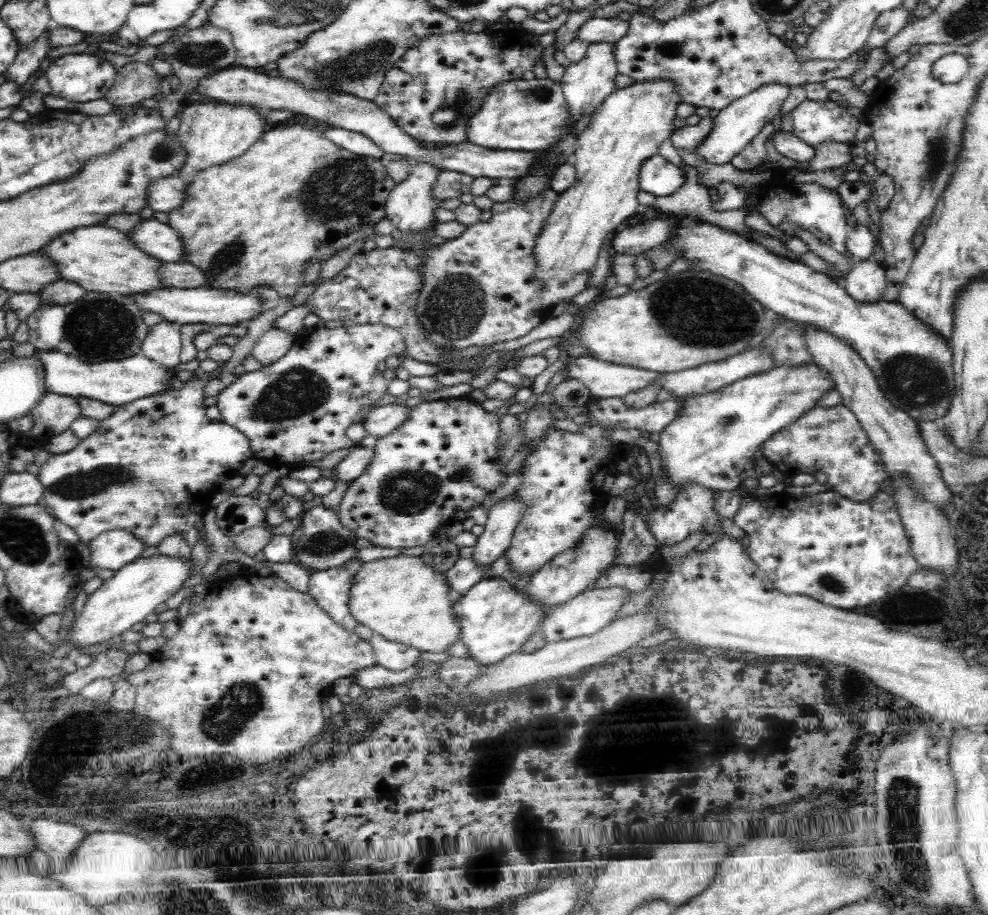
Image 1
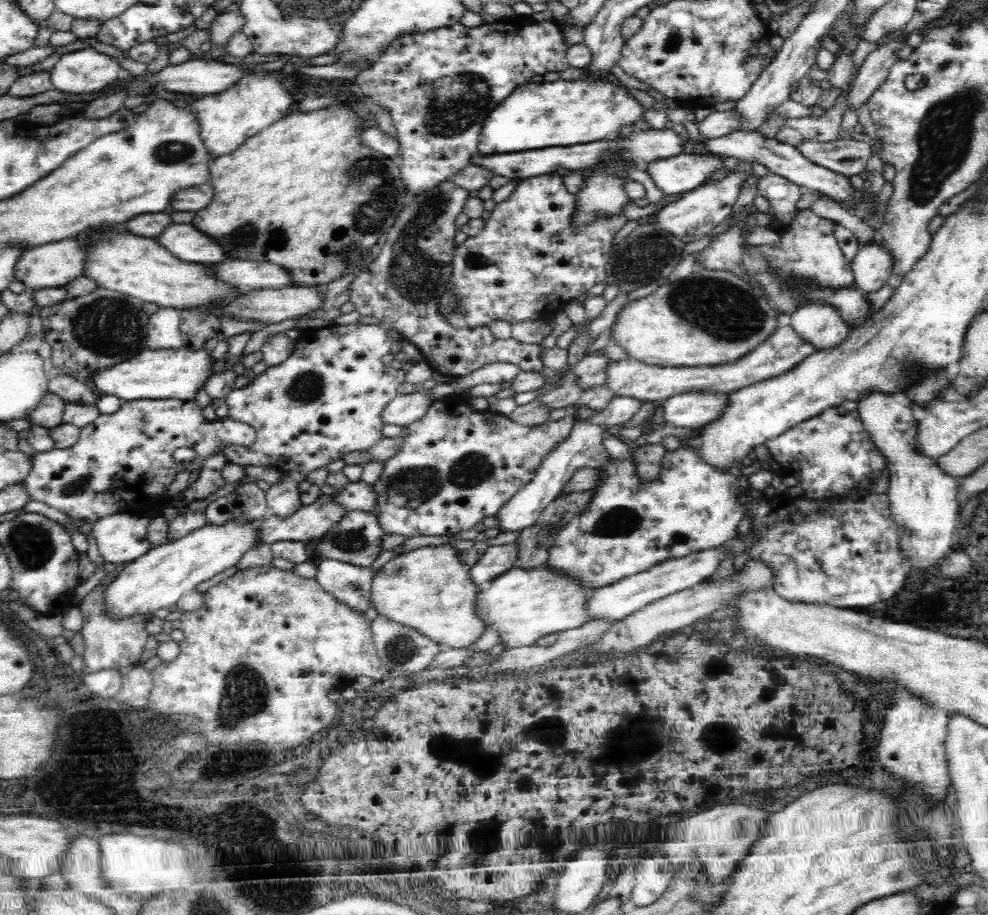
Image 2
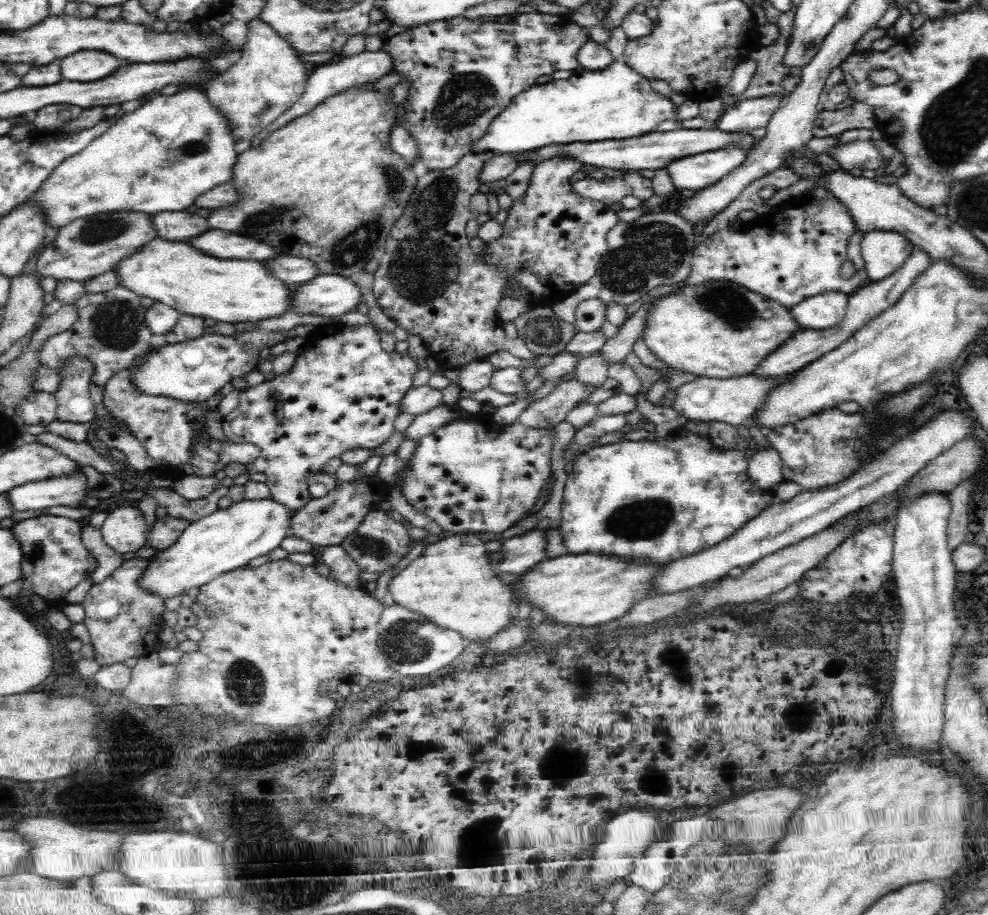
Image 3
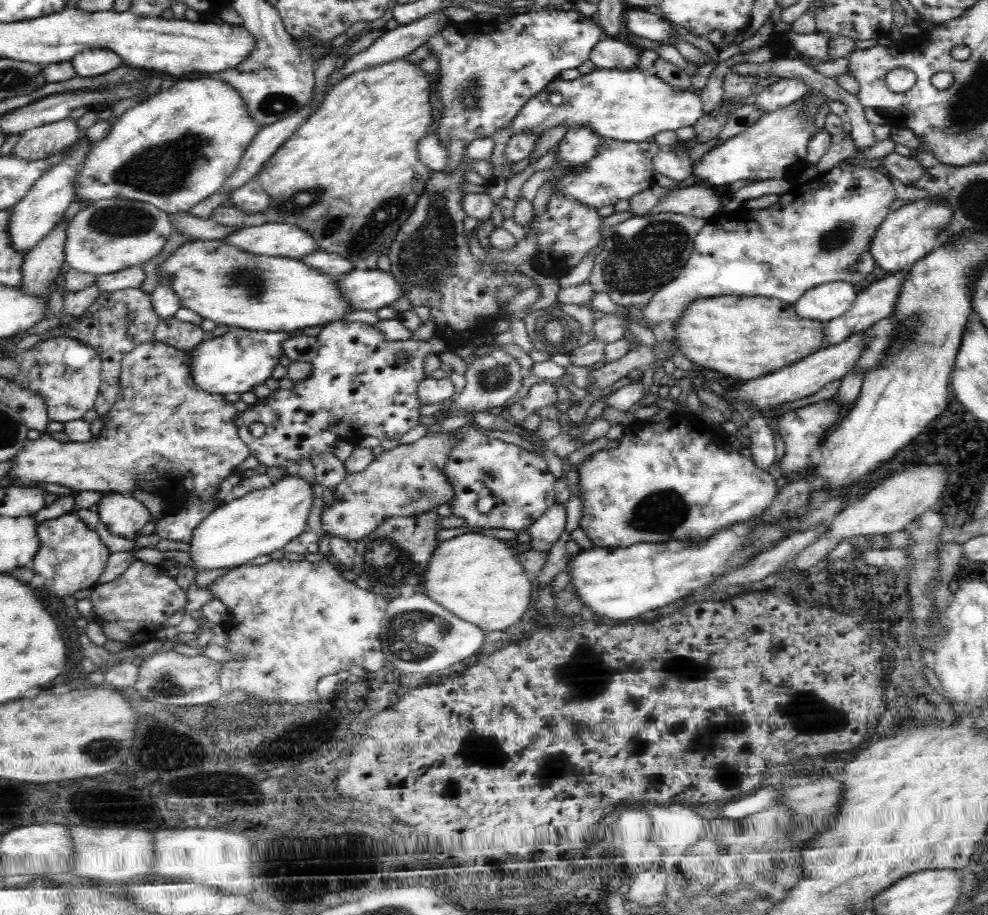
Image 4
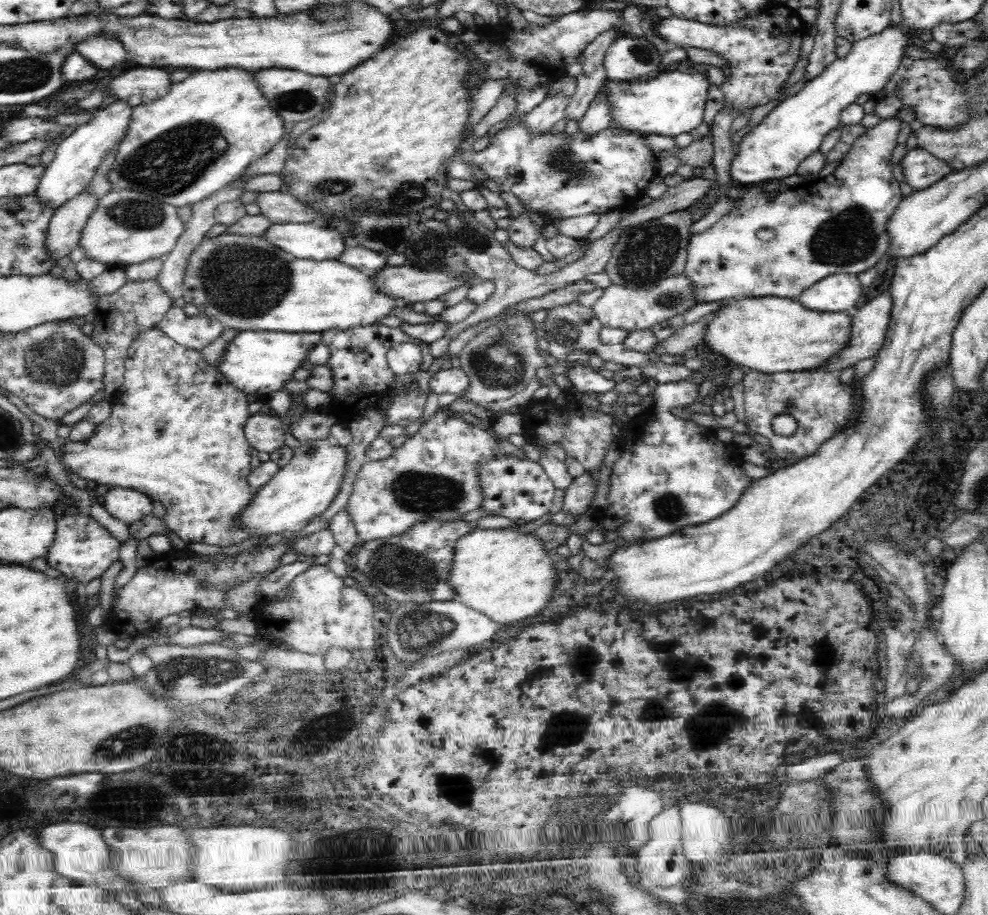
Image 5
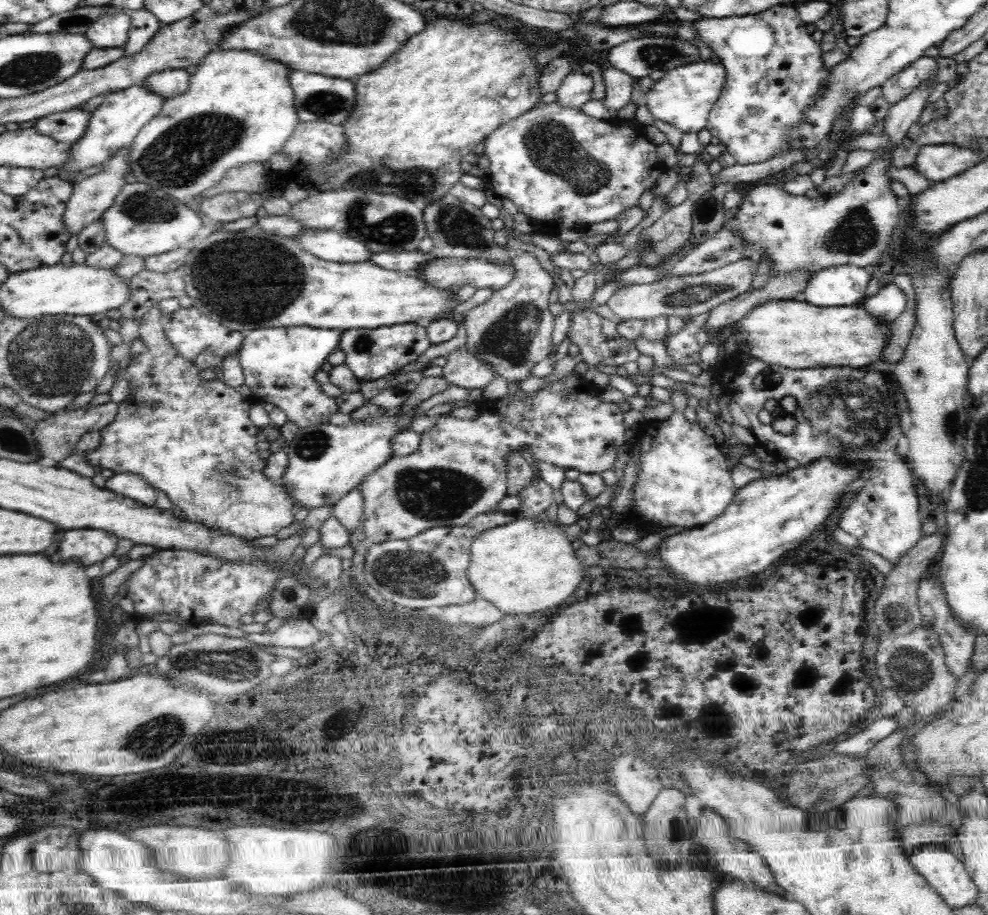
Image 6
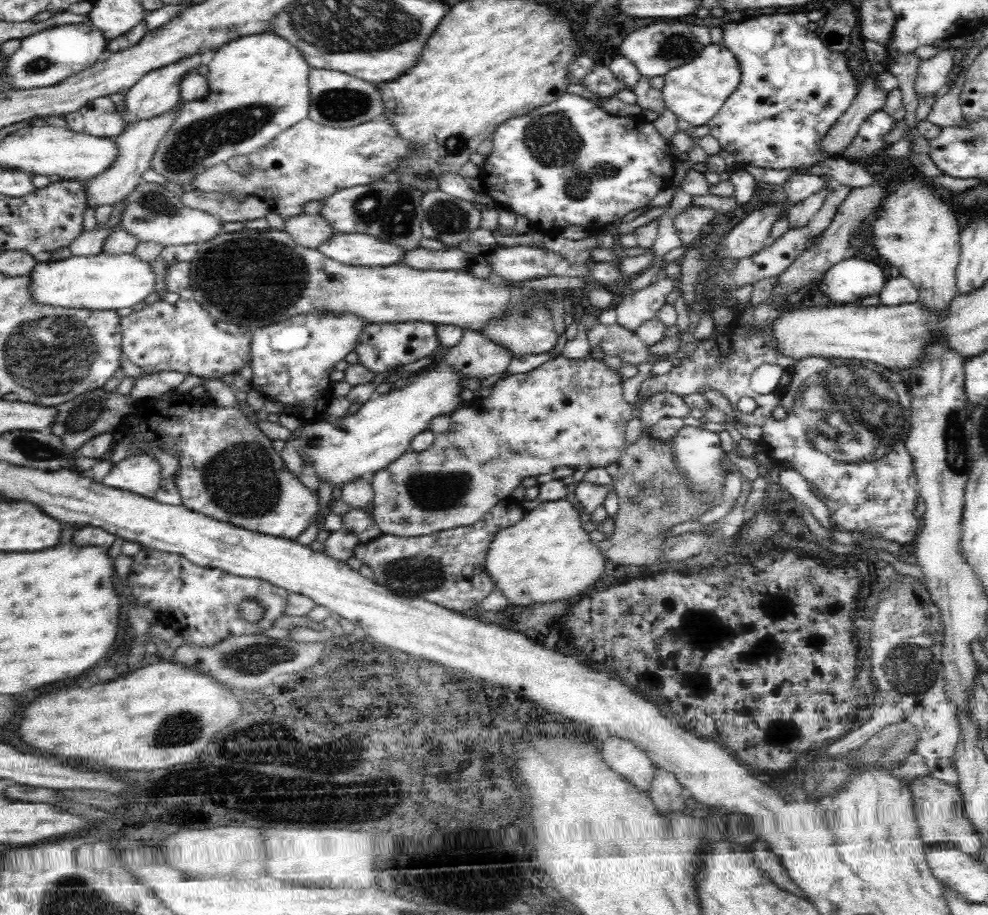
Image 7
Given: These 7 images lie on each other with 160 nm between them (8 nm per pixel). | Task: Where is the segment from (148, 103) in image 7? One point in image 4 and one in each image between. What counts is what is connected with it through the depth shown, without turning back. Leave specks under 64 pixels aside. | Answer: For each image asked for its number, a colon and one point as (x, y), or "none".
4: (41, 209)
5: (76, 158)
6: (113, 125)

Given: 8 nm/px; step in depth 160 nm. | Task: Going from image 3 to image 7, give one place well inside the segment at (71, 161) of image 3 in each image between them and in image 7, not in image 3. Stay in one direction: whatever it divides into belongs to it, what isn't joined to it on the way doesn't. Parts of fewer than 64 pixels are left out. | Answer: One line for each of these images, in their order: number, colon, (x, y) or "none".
4: (175, 149)
5: (181, 148)
6: (239, 108)
7: (257, 85)

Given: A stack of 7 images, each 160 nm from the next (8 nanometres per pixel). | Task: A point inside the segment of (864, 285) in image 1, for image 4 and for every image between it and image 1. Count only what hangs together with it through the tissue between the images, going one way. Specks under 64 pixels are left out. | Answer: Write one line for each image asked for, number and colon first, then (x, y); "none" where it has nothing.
2: (871, 266)
3: (883, 252)
4: (909, 232)

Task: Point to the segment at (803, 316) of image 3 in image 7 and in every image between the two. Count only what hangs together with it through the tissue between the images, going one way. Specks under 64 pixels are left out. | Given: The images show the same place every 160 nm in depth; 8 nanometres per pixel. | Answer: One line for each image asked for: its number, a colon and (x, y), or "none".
4: (826, 302)
5: (840, 293)
6: (844, 285)
7: (849, 280)

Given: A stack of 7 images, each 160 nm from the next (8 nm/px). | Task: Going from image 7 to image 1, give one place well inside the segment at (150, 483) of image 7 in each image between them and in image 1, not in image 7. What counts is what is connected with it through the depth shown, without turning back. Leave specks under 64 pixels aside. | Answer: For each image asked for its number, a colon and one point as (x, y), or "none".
1: (111, 550)
2: (121, 538)
3: (124, 530)
4: (123, 515)
5: (127, 505)
6: (131, 485)

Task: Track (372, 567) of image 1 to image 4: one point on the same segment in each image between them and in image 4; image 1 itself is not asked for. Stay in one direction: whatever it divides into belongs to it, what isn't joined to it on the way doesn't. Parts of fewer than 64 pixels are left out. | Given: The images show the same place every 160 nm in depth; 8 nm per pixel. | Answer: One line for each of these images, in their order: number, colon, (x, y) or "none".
2: (429, 590)
3: (451, 583)
4: (478, 579)

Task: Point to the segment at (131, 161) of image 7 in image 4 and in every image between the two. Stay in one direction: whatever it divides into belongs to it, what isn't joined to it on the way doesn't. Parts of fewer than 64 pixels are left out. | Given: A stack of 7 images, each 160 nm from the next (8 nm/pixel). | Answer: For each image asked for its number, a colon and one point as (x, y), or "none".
4: (41, 266)
5: (66, 223)
6: (90, 197)

